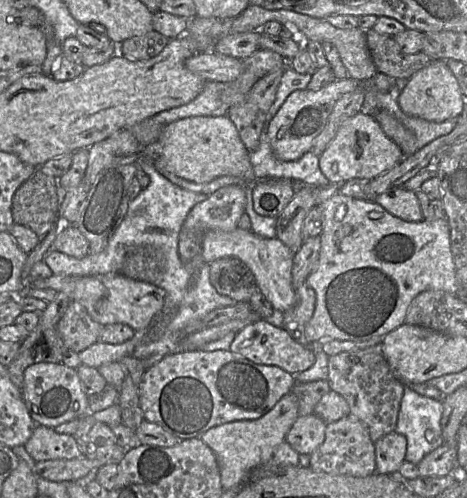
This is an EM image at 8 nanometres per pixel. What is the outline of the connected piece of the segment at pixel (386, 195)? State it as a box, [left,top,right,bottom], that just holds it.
[374,187,424,222]

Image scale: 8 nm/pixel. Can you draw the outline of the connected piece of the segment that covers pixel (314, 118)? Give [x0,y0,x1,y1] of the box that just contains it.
[266,77,361,161]

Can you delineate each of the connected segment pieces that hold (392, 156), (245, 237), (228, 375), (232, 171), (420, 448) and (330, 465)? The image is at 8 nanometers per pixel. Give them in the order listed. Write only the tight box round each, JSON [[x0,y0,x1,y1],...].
[[319,112,404,185],[202,228,297,312],[139,349,295,439],[142,116,256,186],[395,385,443,465],[309,416,376,477]]

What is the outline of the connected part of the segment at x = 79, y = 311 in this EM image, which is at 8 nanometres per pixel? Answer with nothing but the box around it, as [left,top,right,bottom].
[56,300,104,353]

